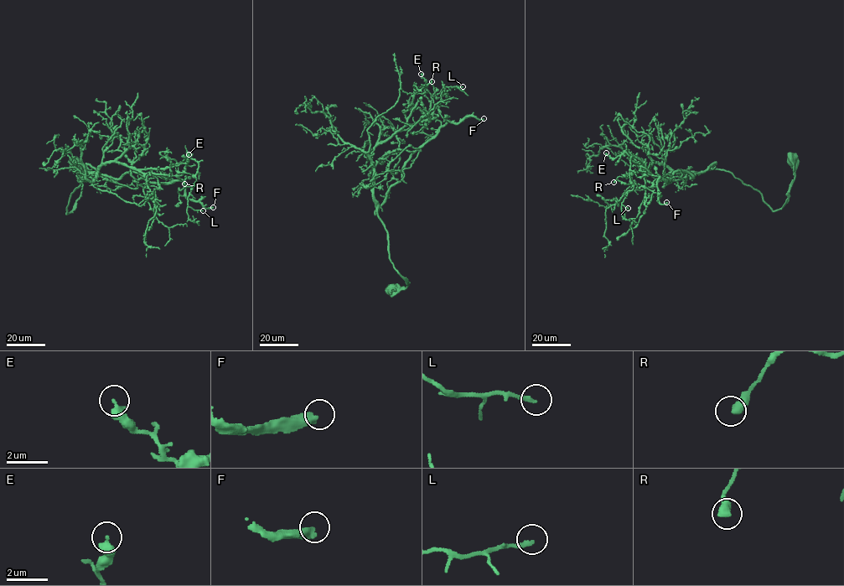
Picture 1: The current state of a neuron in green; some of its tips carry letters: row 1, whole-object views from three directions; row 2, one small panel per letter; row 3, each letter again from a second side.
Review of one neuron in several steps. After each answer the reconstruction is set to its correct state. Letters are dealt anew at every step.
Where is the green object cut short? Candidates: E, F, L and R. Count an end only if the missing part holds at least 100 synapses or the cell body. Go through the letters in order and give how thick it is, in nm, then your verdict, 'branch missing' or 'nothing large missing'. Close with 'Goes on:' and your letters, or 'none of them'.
E: 440 nm thick; nothing large missing
F: 400 nm thick; branch missing
L: 180 nm thick; nothing large missing
R: 440 nm thick; nothing large missing
Goes on: F

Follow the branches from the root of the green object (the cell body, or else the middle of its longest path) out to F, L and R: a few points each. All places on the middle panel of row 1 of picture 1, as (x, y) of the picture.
F: (392, 289), (408, 282), (390, 261), (375, 213), (410, 156), (442, 127), (484, 118)
L: (392, 289), (408, 282), (389, 258), (373, 149), (424, 116), (446, 87), (463, 86)
R: (392, 289), (408, 282), (389, 258), (373, 197), (373, 149), (426, 115), (444, 92), (437, 97), (432, 81)

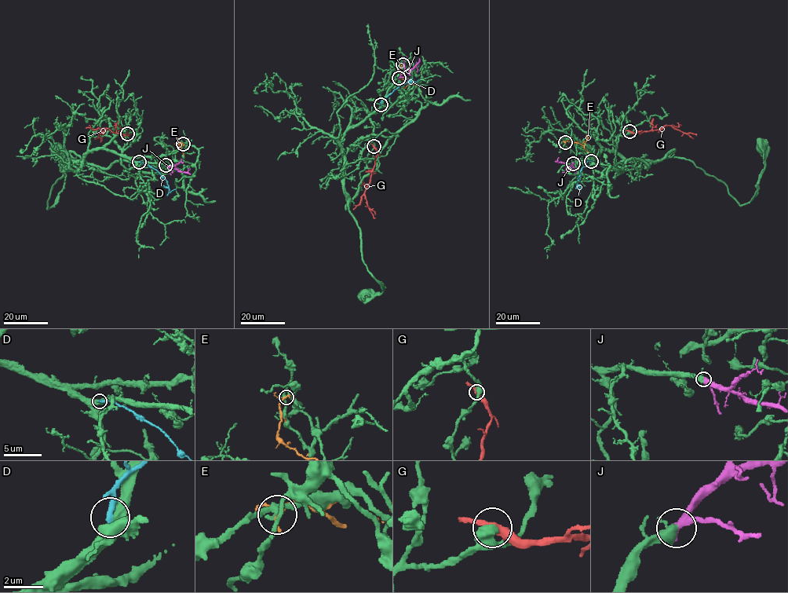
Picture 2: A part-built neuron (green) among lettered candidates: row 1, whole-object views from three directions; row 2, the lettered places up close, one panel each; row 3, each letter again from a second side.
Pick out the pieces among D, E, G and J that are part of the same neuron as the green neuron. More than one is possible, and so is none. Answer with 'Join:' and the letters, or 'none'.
Join: J

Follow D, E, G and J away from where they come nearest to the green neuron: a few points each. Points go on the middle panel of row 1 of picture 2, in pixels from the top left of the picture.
D: (381, 105), (397, 88), (410, 79), (416, 82), (418, 79)
E: (403, 64), (400, 75), (408, 82), (403, 86)
G: (373, 146), (377, 155), (365, 194), (366, 204), (375, 217)
J: (399, 78), (417, 63), (419, 64)

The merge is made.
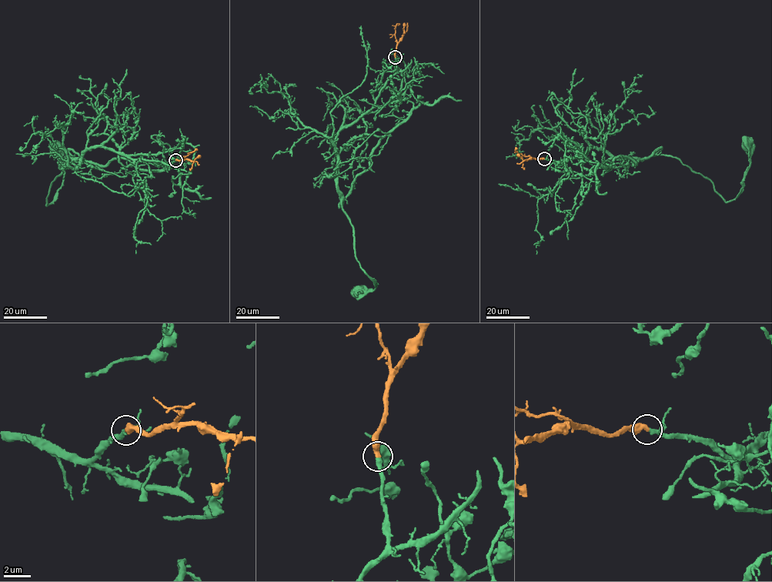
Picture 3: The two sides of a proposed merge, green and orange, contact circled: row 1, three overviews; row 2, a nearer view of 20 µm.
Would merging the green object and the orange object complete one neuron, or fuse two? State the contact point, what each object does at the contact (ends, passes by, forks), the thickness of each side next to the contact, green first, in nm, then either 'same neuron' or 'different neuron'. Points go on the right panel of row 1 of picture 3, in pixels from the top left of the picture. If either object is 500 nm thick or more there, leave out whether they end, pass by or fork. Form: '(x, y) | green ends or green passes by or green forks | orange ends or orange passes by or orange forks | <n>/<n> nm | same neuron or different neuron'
(544, 158) | green passes by | orange ends | 240/420 nm | same neuron

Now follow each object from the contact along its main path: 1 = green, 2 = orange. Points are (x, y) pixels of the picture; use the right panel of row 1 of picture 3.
1: (544, 158), (582, 158), (592, 146), (616, 157), (675, 157), (708, 178), (726, 202), (740, 192), (747, 145)
2: (544, 158), (535, 159), (518, 153), (516, 148)

